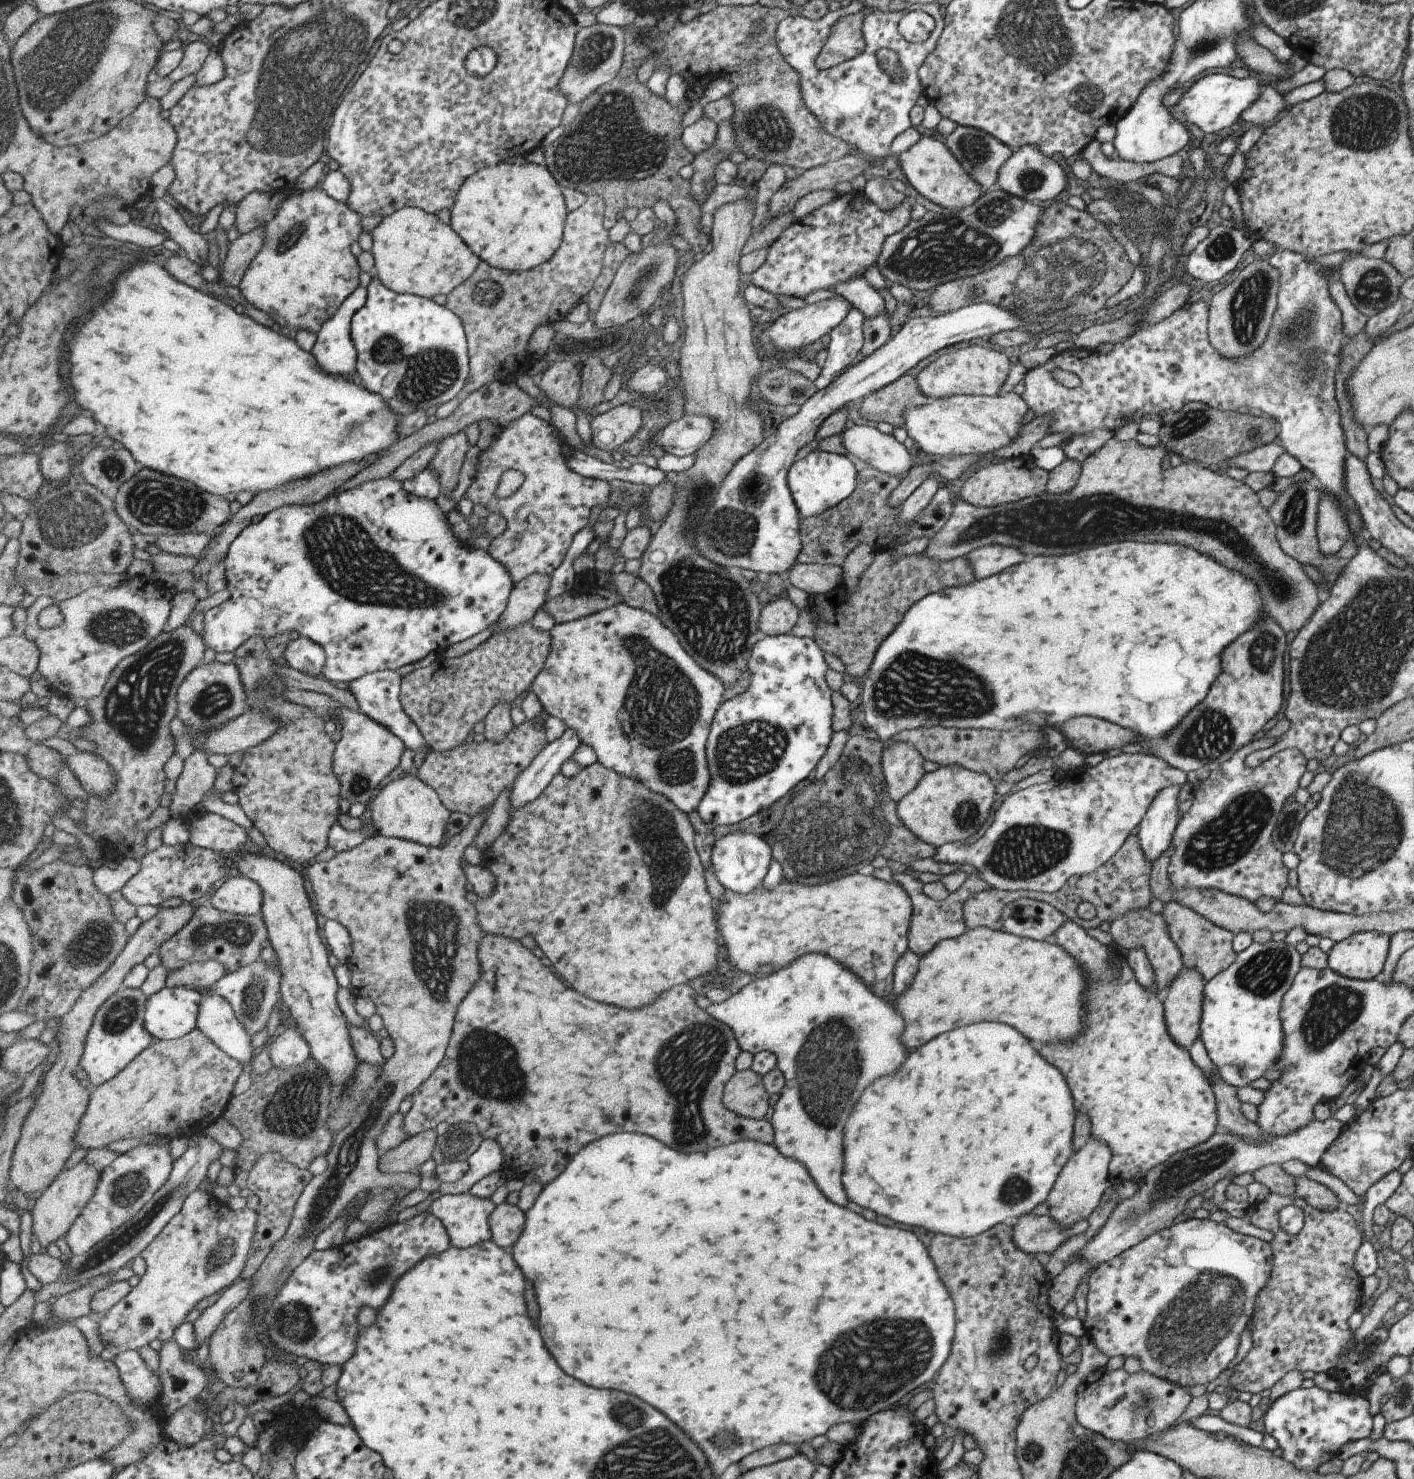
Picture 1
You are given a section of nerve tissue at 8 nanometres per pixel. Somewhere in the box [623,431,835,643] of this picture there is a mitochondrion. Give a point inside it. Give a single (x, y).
(727, 532)

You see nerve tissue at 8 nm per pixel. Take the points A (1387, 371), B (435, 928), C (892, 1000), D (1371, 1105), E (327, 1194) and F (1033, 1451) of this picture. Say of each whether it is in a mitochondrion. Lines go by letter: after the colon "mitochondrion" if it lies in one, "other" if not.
A: other
B: mitochondrion
C: other
D: other
E: mitochondrion
F: mitochondrion

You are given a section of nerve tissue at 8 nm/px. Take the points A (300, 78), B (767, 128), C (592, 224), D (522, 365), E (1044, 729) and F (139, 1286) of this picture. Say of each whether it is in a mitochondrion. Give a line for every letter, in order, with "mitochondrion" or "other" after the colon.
A: mitochondrion
B: mitochondrion
C: other
D: other
E: other
F: other

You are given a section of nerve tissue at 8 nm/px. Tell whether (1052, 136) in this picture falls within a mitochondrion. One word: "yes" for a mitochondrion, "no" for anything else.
no

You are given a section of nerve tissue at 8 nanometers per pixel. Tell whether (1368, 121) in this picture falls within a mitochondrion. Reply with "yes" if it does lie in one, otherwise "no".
yes

